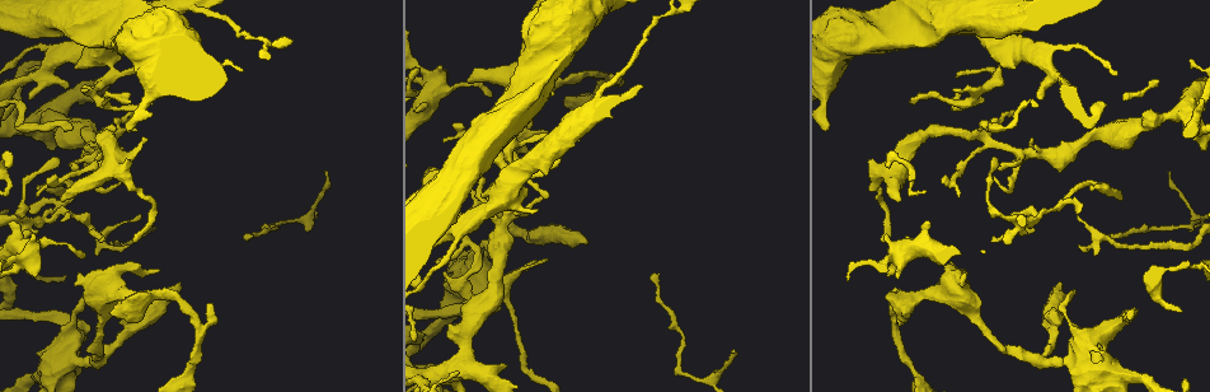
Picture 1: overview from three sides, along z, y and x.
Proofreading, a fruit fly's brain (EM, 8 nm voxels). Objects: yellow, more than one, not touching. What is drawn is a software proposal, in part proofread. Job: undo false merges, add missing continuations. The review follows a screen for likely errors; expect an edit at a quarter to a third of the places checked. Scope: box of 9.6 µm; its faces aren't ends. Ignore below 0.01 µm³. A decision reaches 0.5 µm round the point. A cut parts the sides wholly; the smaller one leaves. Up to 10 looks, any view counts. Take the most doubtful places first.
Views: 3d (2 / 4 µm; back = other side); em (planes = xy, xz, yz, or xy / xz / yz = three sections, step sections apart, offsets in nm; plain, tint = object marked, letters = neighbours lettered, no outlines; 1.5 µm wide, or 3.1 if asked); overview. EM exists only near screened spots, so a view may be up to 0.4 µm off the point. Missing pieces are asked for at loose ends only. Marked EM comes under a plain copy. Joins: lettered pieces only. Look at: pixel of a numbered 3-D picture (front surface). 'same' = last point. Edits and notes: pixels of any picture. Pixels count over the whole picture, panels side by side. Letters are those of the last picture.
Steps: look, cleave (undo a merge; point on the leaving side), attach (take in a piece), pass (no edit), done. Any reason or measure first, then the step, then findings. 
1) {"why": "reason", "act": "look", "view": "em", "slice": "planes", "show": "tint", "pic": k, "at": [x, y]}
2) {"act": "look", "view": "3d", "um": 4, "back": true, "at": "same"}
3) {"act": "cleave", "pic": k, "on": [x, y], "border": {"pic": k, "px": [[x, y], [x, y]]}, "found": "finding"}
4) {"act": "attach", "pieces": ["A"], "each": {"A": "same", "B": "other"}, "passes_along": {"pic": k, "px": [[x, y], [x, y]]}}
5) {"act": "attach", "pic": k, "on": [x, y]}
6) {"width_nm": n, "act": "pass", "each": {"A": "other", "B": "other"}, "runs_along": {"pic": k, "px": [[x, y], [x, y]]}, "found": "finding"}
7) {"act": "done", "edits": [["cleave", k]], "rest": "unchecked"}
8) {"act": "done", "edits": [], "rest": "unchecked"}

{"why": "tapers out", "act": "look", "view": "em", "slice": "xy", "step": 4, "show": "letters", "pic": 1, "at": [97, 254]}

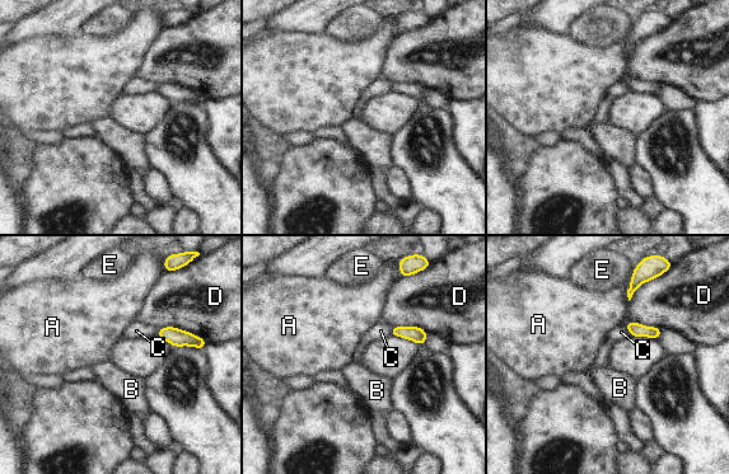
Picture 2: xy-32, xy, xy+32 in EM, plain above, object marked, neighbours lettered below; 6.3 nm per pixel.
{"why": "another direction", "act": "look", "view": "em", "slice": "planes", "show": "letters", "at": "same"}

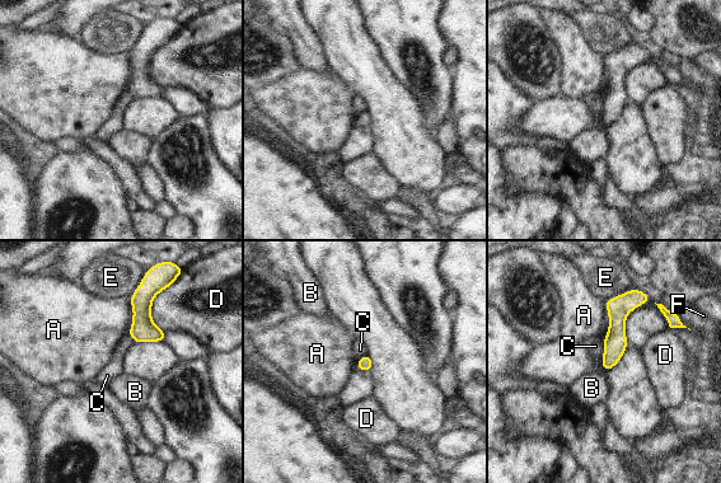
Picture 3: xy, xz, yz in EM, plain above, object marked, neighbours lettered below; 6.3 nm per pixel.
{"longest_contact_nm": ["D", 300], "act": "pass", "each": {"A": "other", "B": "other", "C": "other", "D": "other", "E": "other", "F": "other"}, "border": {"pic": 3, "px": [[602, 341], [602, 367], [605, 371]]}, "found": "no lettered piece goes on from it"}

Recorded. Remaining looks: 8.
{"why": "branch stops here", "act": "look", "view": "em", "slice": "planes", "show": "letters", "pic": 1, "at": [71, 130]}

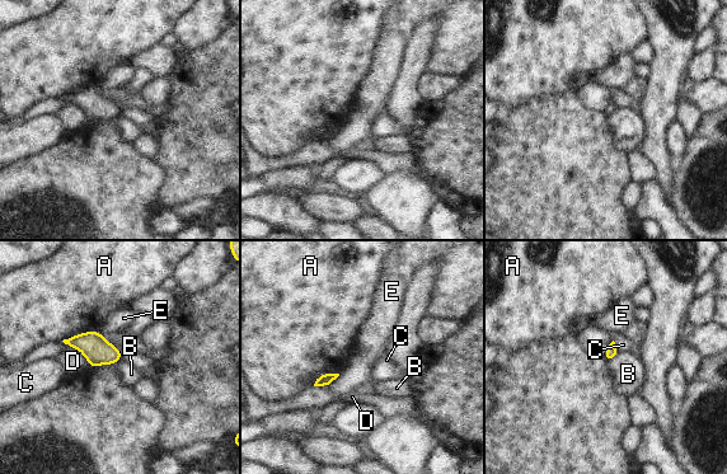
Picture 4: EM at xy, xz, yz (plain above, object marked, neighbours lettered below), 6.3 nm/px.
{"act": "pass", "each": {"A": "other", "B": "other", "C": "other", "D": "other", "E": "other"}, "found": "no lettered piece goes on from it"}

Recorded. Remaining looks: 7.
{"why": "free end", "act": "look", "view": "3d", "um": 4, "pic": 1, "at": [490, 97]}

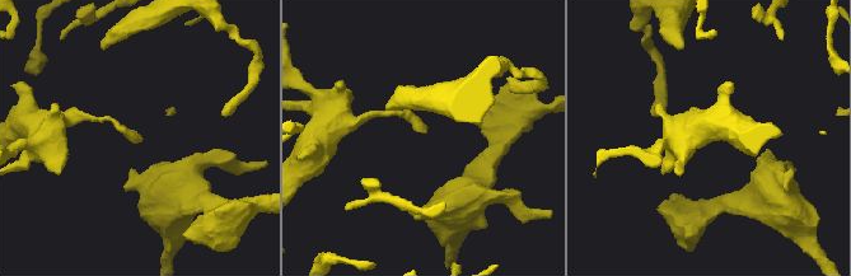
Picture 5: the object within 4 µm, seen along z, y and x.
{"act": "look", "view": "em", "slice": "planes", "show": "letters", "pic": 5, "at": [140, 136]}

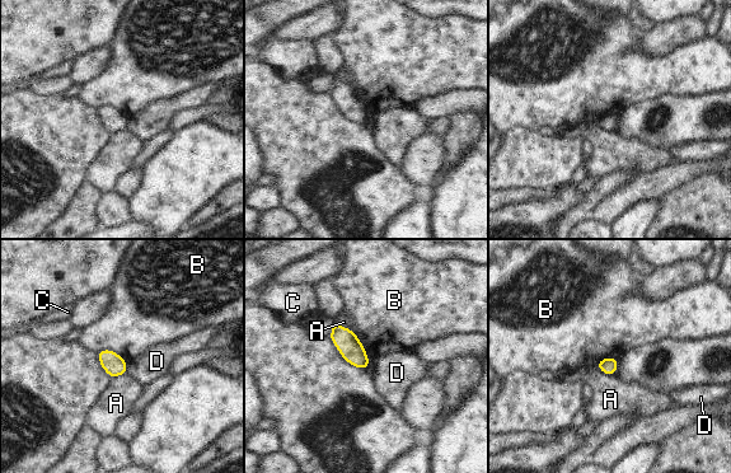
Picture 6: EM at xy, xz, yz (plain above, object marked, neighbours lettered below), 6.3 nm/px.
{"width_nm": 100, "act": "pass", "each": {"A": "other", "B": "other", "C": "other", "D": "other"}, "border": {"pic": 6, "px": [[352, 331], [365, 350], [369, 368]]}, "found": "no lettered piece goes on from it"}

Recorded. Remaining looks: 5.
{"why": "sharp bend", "act": "look", "view": "em", "slice": "xy", "step": 4, "show": "tint", "pic": 1, "at": [1195, 123]}

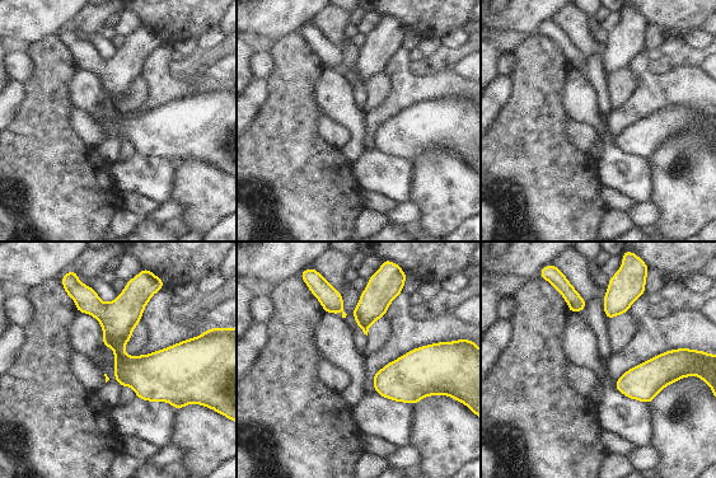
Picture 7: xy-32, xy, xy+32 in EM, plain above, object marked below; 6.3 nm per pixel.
{"why": "another direction", "act": "look", "view": "em", "slice": "planes", "show": "letters", "at": "same"}

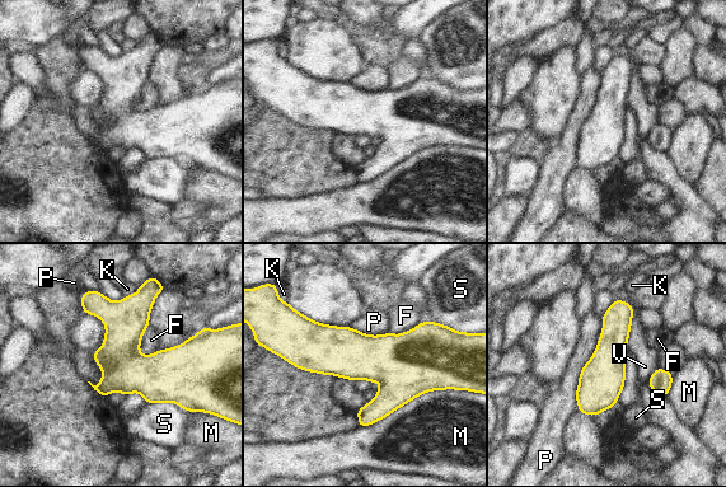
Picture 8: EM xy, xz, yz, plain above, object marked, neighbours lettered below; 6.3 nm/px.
{"width_nm": 280, "act": "pass", "each": {"F": "other", "K": "other", "M": "other", "P": "other", "S": "other", "V": "other"}, "border": {"pic": 8, "px": [[602, 317], [576, 410]]}, "found": "one neuron here"}

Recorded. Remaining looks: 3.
{"act": "done", "edits": [], "rest": "unchecked"}

